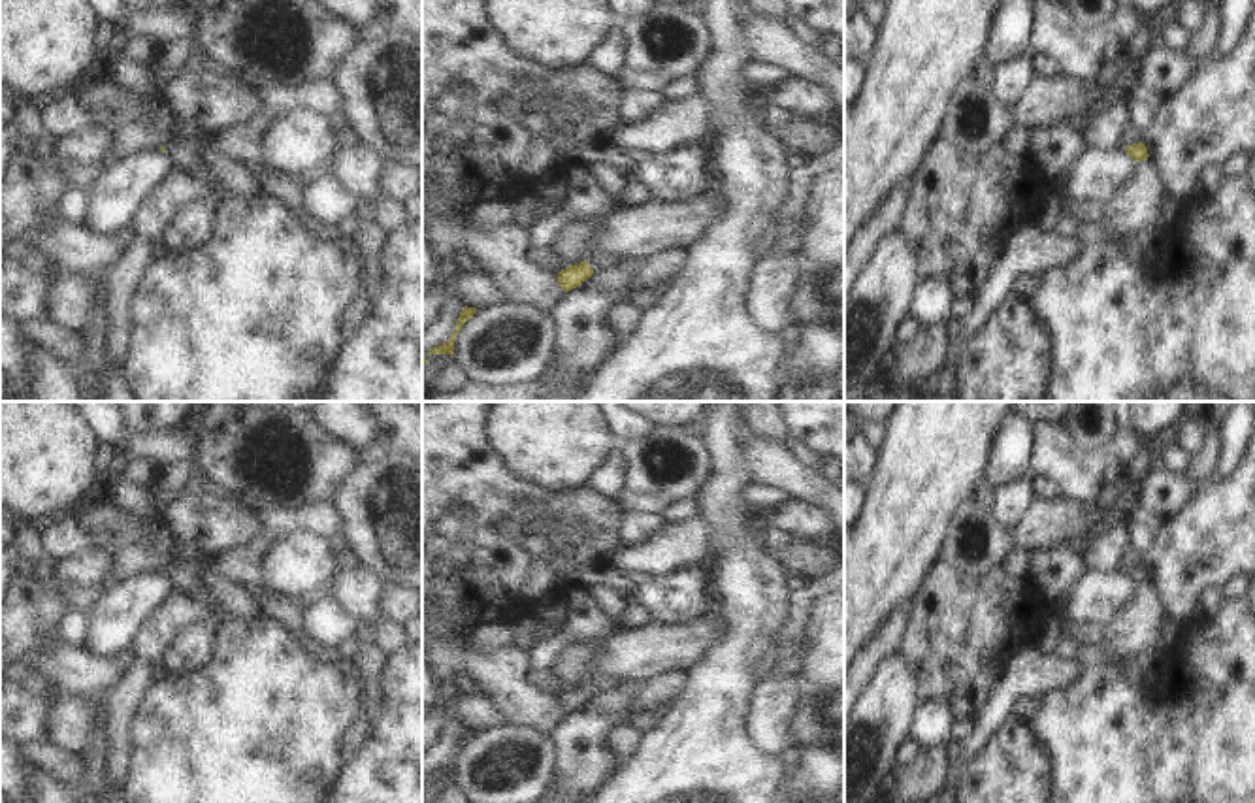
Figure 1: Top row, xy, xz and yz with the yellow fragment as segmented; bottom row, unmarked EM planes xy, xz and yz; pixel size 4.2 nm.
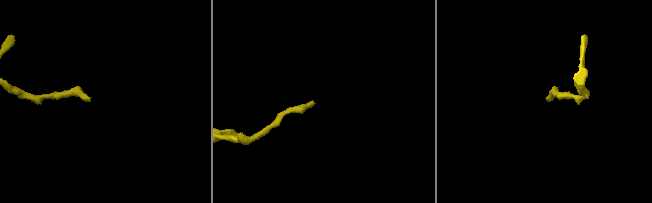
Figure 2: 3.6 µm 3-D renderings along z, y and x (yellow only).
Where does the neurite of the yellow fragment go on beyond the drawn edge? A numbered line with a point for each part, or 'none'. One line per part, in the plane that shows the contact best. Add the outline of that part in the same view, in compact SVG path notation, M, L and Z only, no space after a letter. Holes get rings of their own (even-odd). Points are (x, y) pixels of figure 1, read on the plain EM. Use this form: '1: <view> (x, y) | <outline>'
1: xz (598, 685) | M592 677L590 680L588 680L588 686L590 686L590 690L594 692L594 696L599 696L599 694L603 694L603 692L607 692L607 690L611 690L611 688L614 688L618 682L612 679L612 677Z

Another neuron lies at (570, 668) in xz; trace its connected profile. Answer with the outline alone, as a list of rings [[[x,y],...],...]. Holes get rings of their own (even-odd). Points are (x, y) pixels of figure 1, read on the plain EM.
[[[597,639],[571,643],[548,667],[567,690],[590,680],[588,656],[595,641]]]

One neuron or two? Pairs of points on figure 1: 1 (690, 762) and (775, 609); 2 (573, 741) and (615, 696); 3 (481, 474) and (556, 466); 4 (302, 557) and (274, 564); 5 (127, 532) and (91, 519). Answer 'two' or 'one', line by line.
1: one
2: one
3: two
4: one
5: one

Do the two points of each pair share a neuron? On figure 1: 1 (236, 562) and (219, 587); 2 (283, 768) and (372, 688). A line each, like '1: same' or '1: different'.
1: different
2: different

